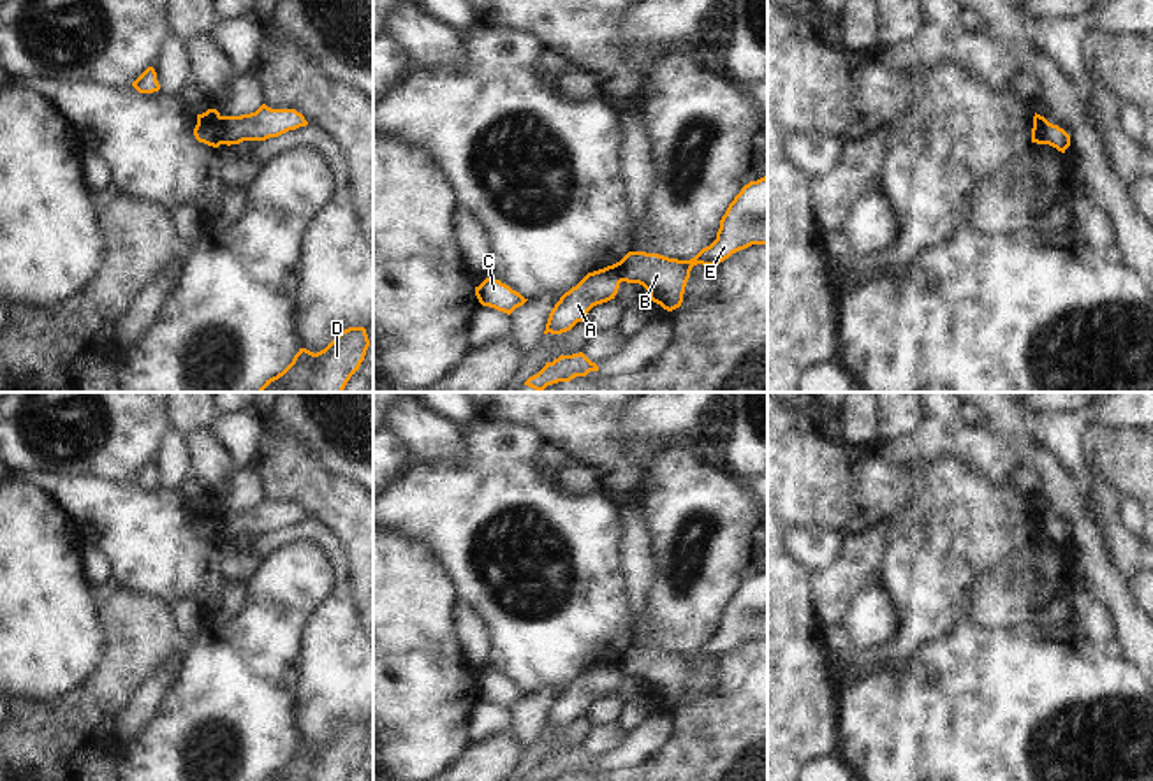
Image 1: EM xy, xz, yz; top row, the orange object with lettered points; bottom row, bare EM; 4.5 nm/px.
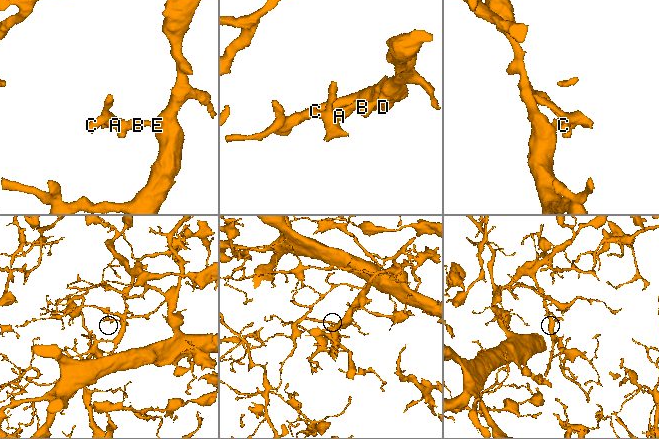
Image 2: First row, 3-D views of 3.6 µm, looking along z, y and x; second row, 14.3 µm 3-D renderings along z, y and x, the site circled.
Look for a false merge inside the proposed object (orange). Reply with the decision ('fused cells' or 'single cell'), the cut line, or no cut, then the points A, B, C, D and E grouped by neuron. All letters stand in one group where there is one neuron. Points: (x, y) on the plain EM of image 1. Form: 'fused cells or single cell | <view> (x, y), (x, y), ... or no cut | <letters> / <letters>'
fused cells | xy (219, 510), (220, 537) | A C / B D E

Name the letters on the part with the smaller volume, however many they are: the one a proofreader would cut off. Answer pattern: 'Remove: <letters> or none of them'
Remove: A, C

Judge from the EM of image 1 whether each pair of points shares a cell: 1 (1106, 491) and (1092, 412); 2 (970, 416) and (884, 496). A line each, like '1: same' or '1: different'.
1: different
2: different

